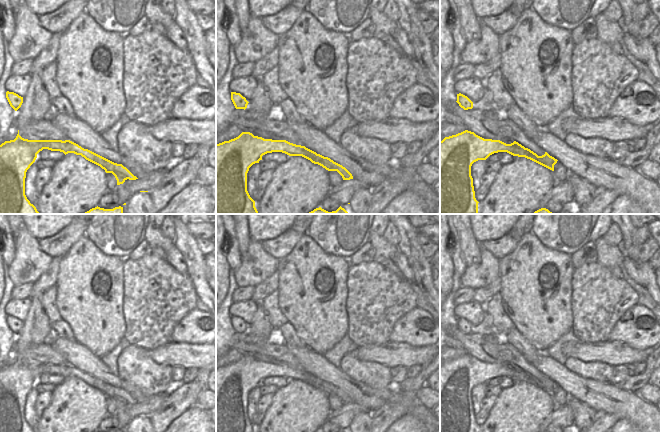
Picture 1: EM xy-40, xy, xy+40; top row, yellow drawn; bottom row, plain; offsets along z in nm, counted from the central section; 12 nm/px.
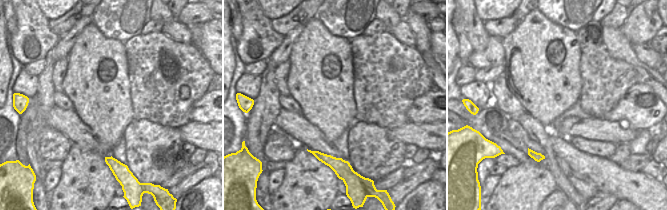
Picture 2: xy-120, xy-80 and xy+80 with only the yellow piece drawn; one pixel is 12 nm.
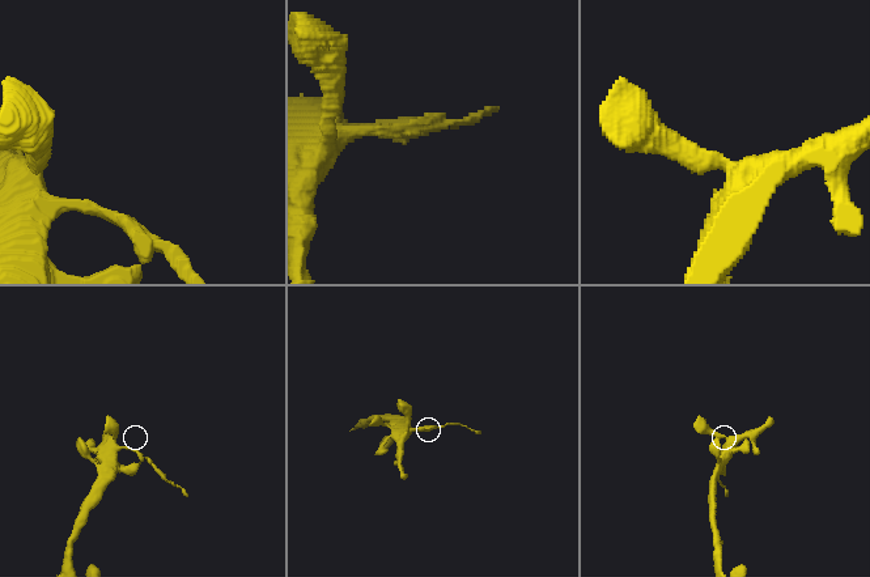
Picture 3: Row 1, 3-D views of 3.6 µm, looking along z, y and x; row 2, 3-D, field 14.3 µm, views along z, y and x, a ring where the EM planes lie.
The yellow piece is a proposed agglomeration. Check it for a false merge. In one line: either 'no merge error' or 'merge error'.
merge error

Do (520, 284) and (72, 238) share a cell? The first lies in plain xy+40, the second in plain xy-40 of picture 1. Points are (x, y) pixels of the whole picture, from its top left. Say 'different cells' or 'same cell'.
different cells

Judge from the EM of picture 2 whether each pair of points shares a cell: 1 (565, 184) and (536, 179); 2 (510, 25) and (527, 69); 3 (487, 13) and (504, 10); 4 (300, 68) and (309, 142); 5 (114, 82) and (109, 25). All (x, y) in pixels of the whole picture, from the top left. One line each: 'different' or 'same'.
1: different
2: different
3: same
4: different
5: different

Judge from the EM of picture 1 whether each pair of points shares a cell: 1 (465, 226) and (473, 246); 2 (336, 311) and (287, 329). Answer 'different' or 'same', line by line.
1: same
2: different

